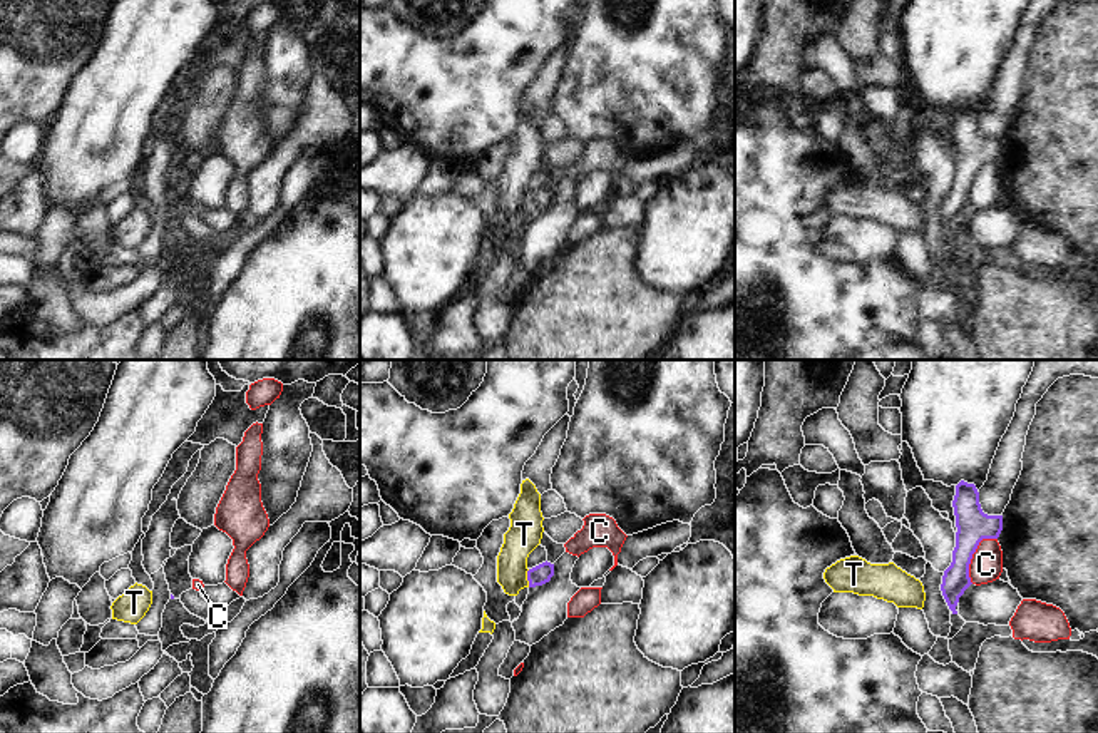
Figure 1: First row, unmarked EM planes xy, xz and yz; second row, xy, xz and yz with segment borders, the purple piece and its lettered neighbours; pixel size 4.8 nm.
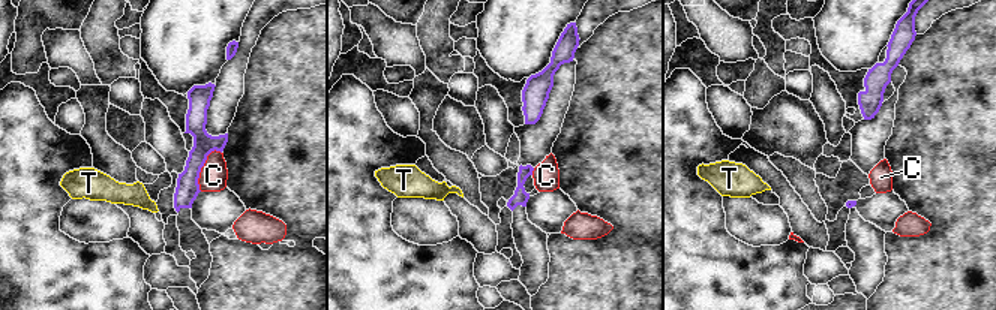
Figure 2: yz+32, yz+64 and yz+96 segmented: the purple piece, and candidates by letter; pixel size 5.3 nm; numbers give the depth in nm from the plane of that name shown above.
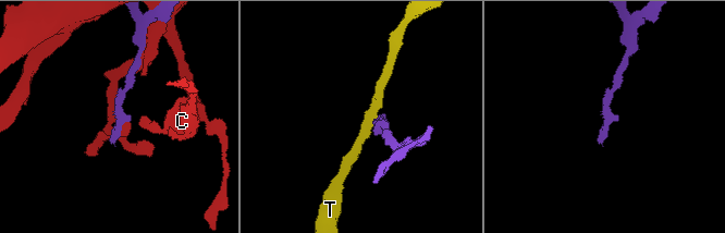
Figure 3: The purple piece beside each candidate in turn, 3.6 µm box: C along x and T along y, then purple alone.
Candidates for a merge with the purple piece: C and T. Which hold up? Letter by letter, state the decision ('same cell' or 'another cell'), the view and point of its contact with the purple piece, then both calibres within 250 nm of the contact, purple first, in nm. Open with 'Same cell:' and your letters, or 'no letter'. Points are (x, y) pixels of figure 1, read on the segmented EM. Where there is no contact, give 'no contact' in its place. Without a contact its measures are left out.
Same cell: no letter
C: another cell; contact yz (973, 553); calibres 160 and 160 nm
T: another cell; contact xz (528, 578); calibres 90 and 160 nm

